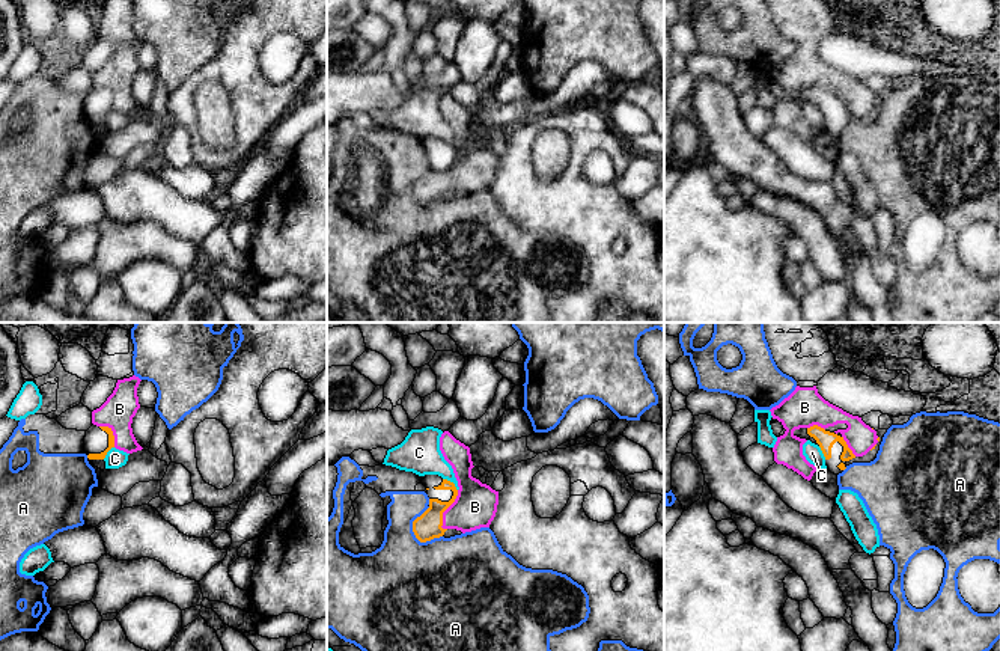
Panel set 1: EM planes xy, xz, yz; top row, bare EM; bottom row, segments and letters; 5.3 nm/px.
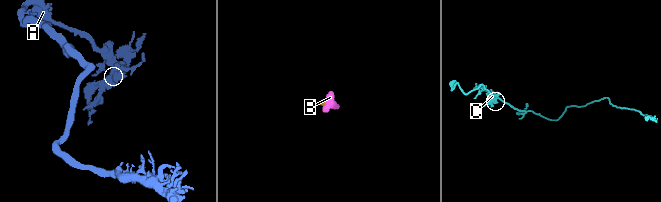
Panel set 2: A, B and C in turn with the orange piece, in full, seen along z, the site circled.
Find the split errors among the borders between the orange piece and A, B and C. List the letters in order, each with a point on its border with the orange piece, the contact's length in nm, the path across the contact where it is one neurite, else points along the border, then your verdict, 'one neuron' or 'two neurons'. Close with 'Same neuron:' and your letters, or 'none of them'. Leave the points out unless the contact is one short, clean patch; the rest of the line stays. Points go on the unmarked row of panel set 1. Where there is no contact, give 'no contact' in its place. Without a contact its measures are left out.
A: meets orange in xz at (413, 187); contact 200 nm long; two neurons
B: meets orange in xz at (446, 171); contact 240 nm long; runs through xz (428, 189), (446, 171), (475, 169); one neuron
C: meets orange in xz at (452, 145); contact 100 nm long; border along xz (443, 140), (449, 142), (457, 152); two neurons
Same neuron: B

